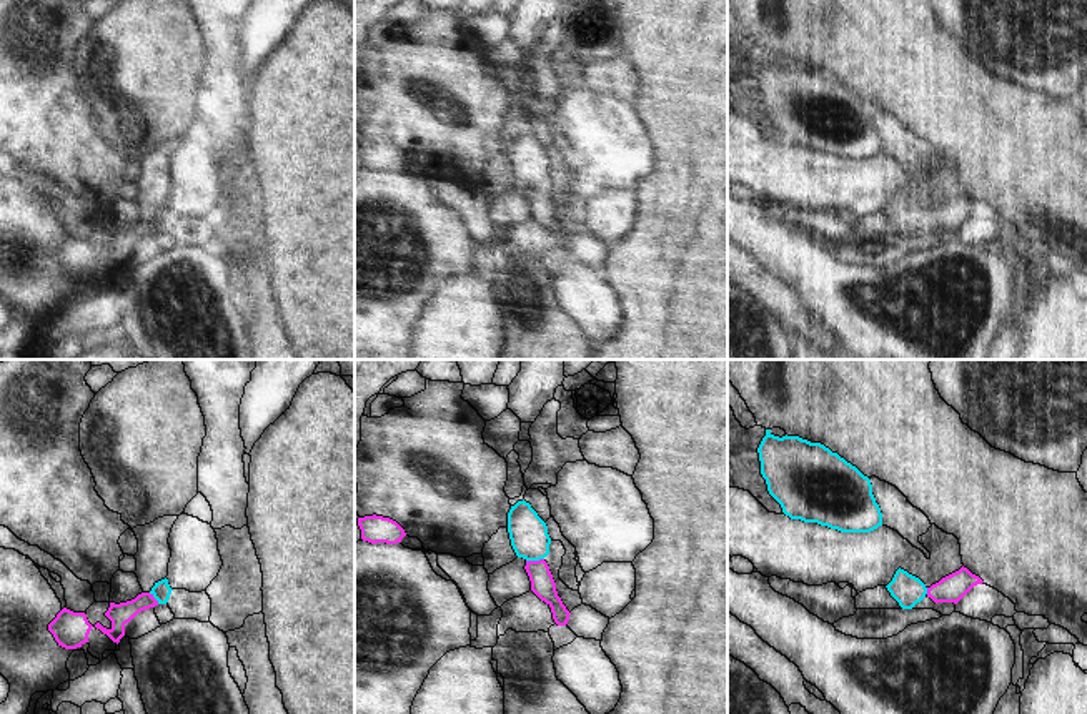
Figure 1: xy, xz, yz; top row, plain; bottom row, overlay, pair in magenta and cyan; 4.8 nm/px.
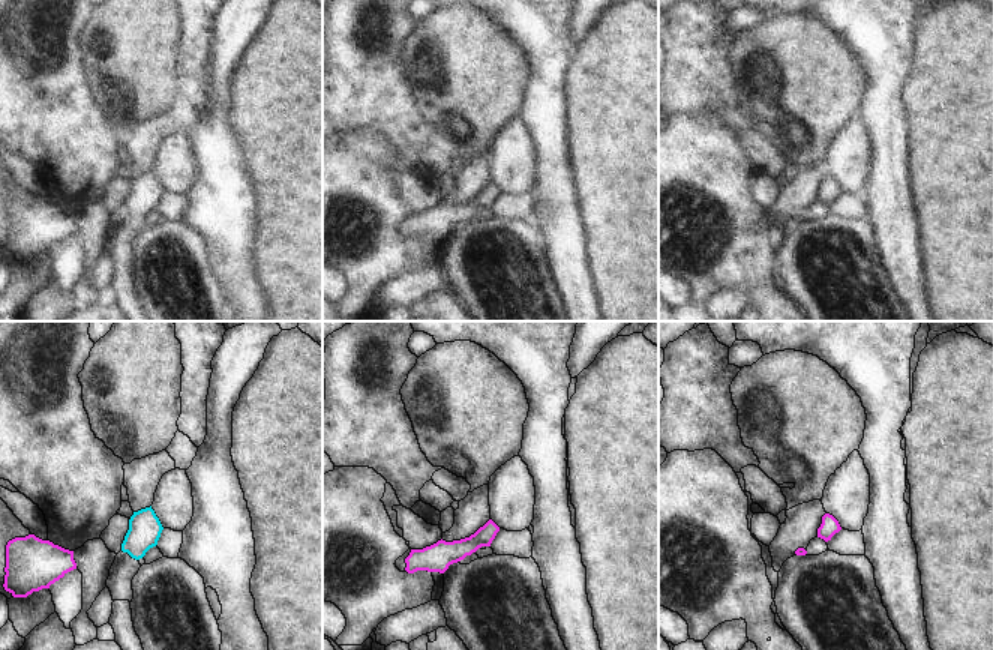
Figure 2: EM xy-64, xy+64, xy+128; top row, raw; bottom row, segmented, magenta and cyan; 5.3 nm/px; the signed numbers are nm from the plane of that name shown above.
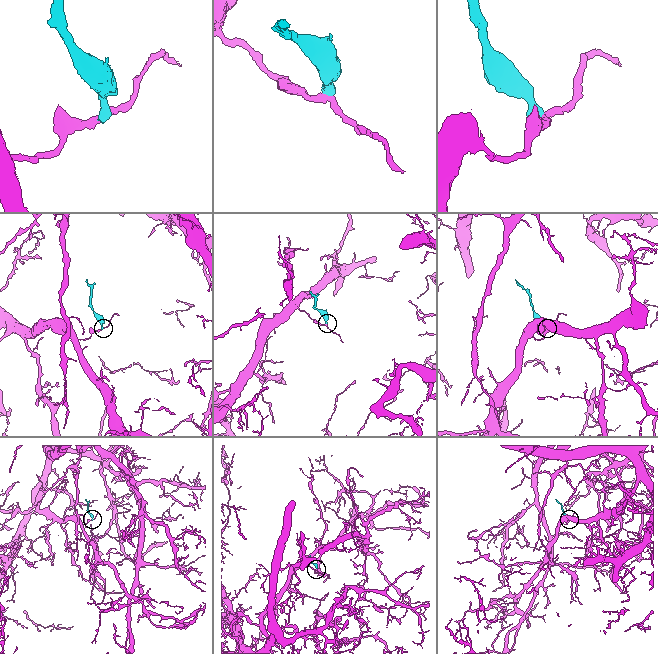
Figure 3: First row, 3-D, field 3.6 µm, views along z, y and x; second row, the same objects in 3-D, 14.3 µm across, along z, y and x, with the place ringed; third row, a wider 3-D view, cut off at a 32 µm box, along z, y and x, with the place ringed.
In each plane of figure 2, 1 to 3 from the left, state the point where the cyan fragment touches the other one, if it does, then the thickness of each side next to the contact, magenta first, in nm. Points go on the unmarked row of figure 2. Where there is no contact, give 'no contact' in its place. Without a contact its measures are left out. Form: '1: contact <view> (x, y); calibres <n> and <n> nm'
1: no contact
2: no contact
3: no contact

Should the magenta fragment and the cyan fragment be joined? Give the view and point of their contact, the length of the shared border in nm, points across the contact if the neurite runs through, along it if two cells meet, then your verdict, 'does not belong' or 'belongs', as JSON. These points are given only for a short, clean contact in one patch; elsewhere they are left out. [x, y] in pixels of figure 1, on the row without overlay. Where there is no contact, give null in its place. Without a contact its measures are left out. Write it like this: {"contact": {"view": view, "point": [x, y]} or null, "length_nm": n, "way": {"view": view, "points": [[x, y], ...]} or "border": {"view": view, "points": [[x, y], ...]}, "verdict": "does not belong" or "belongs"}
{"contact": {"view": "xz", "point": [535, 188]}, "length_nm": 90, "border": {"view": "xz", "points": [[543, 185], [526, 188]]}, "verdict": "does not belong"}

